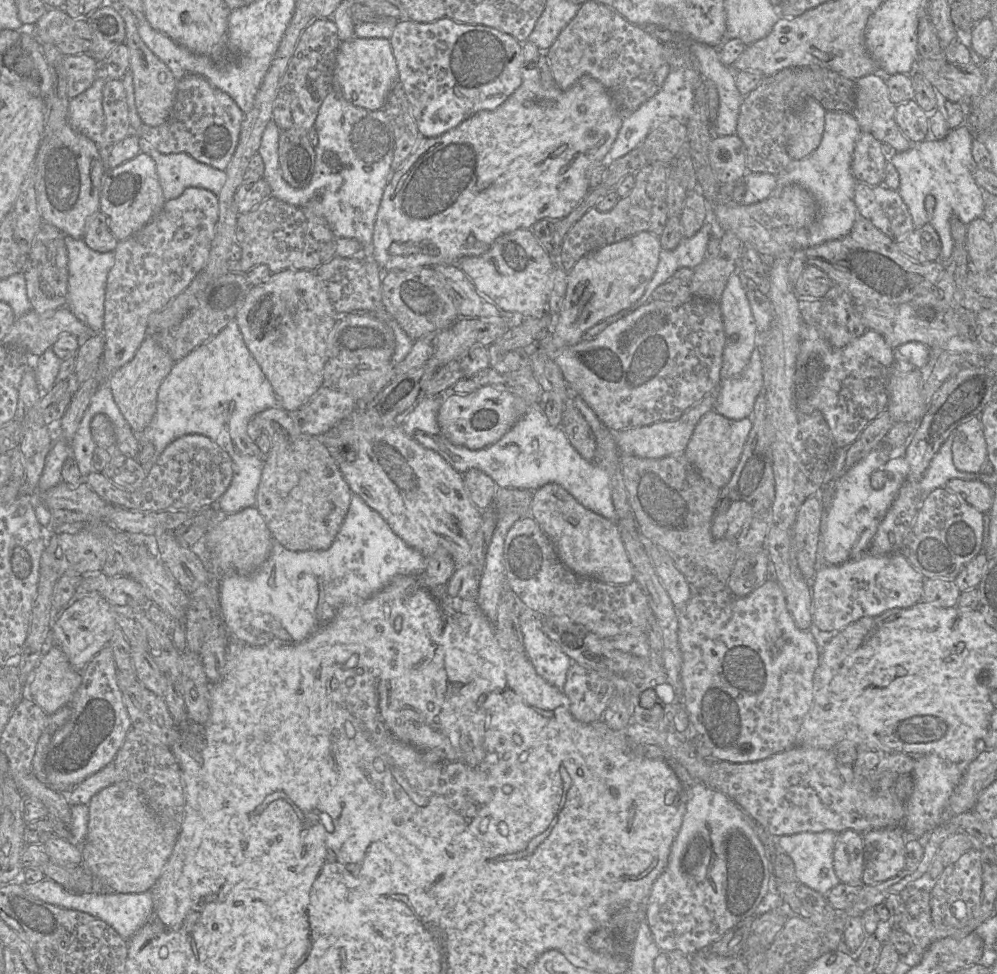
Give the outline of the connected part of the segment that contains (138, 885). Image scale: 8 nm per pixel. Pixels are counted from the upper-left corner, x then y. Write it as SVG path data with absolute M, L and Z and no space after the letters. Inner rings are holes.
M129 781L115 782L96 793L89 804L88 832L81 845L83 862L111 892L142 893L159 879L174 850L178 830L150 806Z

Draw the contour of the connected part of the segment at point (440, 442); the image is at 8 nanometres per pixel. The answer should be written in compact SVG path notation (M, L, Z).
M449 388L438 396L425 396L402 422L401 427L404 433L423 447L437 452L461 474L470 469L478 469L490 476L498 488L517 488L529 491L535 491L549 483L556 483L568 491L585 508L617 522L618 518L613 506L611 482L608 473L595 461L584 459L572 446L567 435L559 426L553 427L548 423L542 405L529 405L519 421L496 443L483 449L470 450L464 446L452 444L443 435L437 422L437 414L443 399L454 393L456 392Z

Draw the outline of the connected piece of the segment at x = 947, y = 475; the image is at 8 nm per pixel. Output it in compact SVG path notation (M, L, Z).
M955 430L941 445L938 452L930 462L920 482L920 504L925 496L936 488L945 488L946 483L954 478L963 480L975 480L976 473L961 472L953 463L952 445L955 437Z

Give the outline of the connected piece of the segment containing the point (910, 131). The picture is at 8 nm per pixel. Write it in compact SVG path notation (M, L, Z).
M915 101L898 104L895 119L903 135L912 143L923 142L930 137L929 117Z

